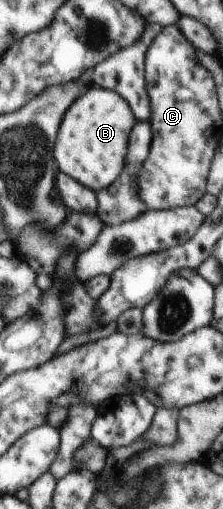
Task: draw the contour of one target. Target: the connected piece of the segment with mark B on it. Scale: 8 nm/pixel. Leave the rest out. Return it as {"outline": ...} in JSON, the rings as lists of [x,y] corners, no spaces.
{"outline":[[[92,84],[70,105],[60,123],[53,149],[56,165],[84,187],[95,192],[104,190],[116,181],[126,165],[128,139],[136,122],[126,99]]]}

